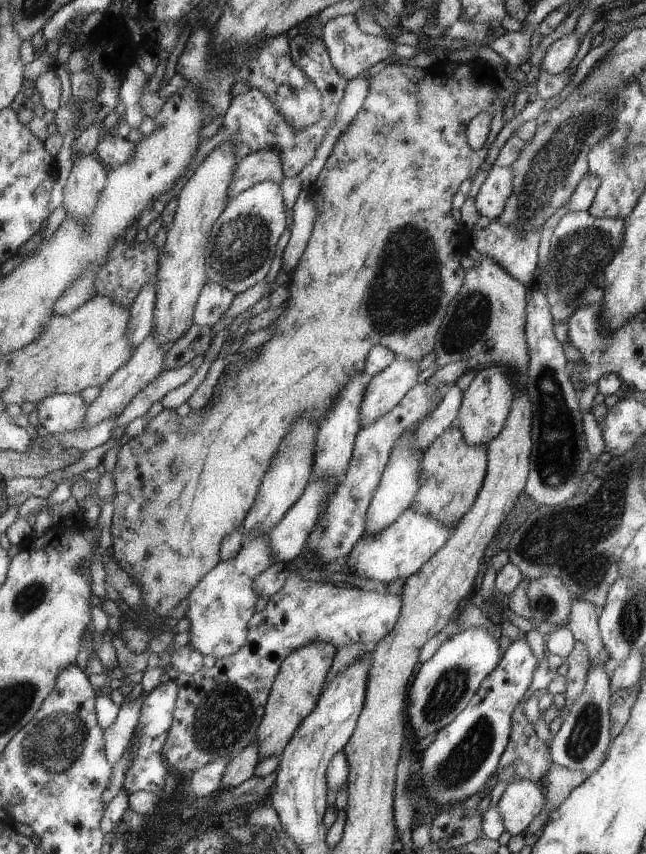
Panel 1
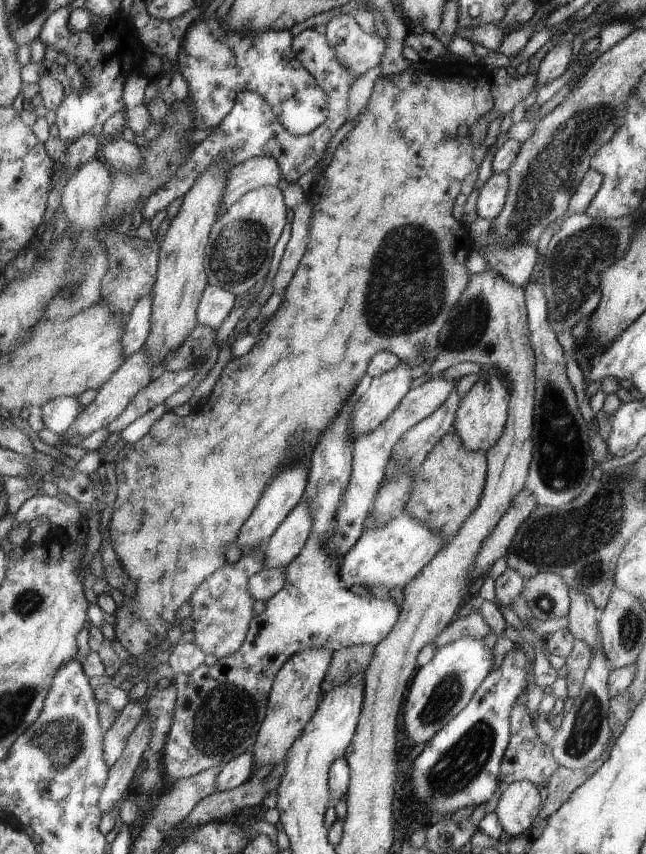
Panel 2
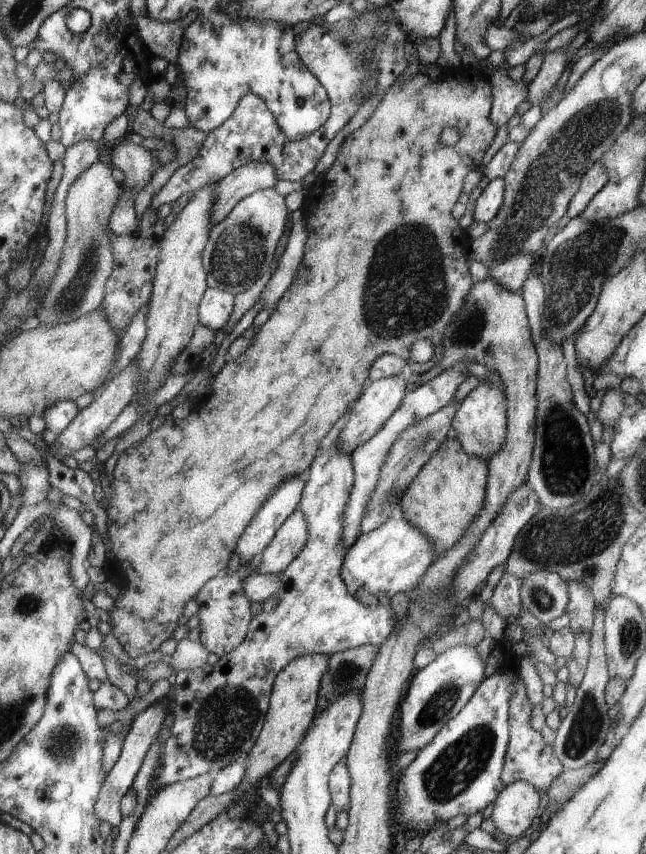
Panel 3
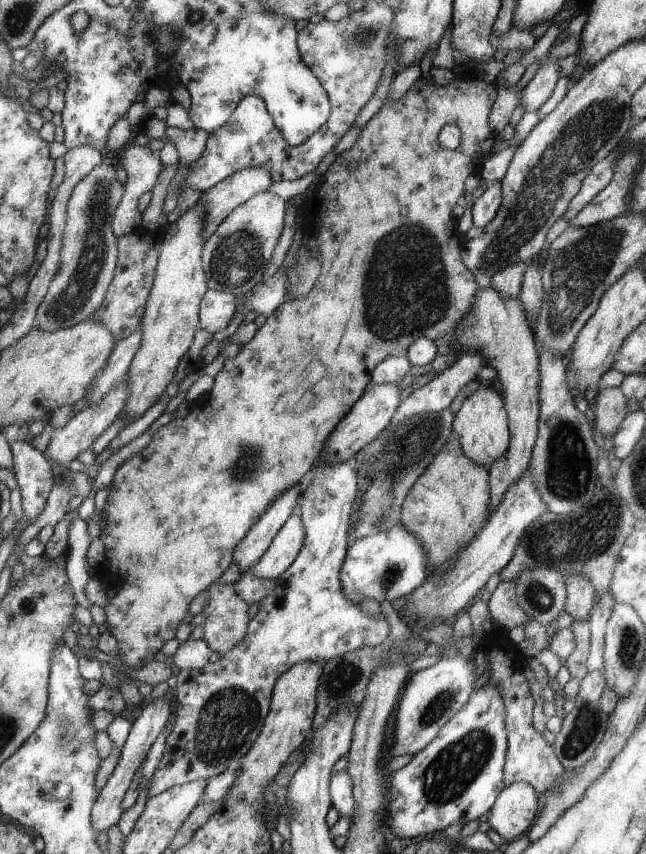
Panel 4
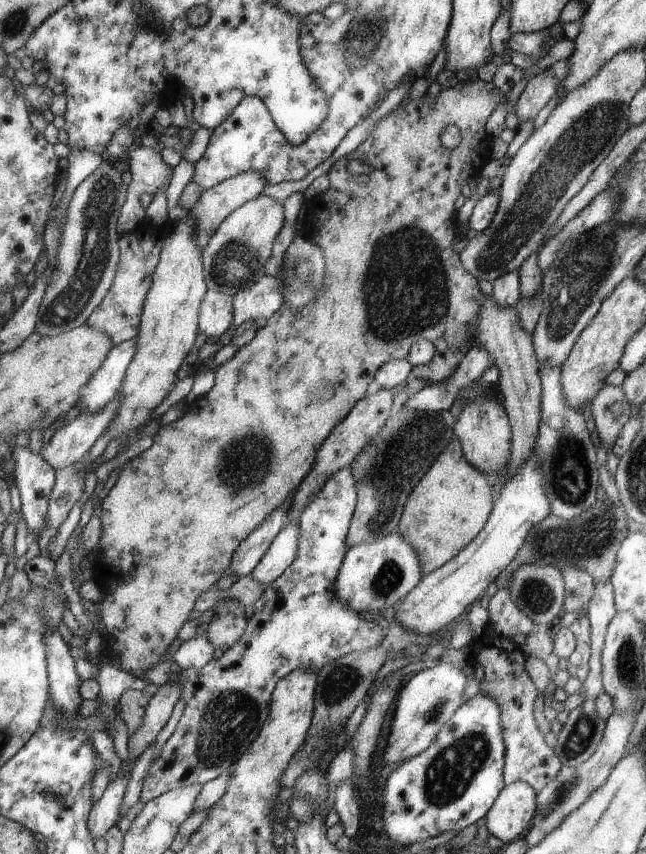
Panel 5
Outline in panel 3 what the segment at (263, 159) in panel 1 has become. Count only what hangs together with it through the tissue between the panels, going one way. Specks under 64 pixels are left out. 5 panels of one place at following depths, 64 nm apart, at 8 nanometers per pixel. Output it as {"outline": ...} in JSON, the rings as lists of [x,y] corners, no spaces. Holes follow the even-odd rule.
{"outline":[[[252,161],[230,172],[216,183],[217,200],[213,208],[213,224],[221,223],[226,216],[232,214],[234,207],[247,196],[253,195],[257,190],[272,188],[277,182],[277,168],[268,161]]]}

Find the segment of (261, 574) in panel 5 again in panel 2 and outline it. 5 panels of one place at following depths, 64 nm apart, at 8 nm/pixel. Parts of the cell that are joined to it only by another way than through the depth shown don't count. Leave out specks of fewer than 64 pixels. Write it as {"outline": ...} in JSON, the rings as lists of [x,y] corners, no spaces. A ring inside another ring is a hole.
{"outline":[[[298,503],[285,522],[277,528],[267,545],[260,549],[268,568],[287,567],[304,548],[312,528],[312,512],[308,504]]]}

